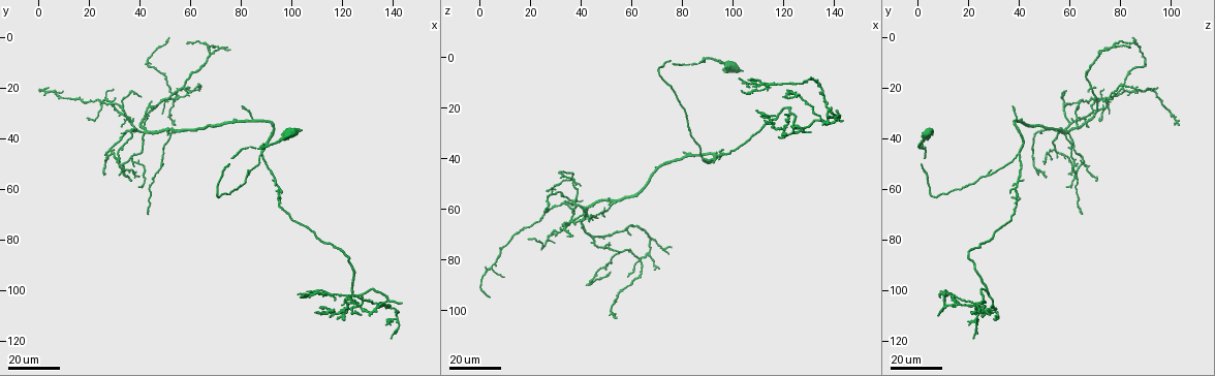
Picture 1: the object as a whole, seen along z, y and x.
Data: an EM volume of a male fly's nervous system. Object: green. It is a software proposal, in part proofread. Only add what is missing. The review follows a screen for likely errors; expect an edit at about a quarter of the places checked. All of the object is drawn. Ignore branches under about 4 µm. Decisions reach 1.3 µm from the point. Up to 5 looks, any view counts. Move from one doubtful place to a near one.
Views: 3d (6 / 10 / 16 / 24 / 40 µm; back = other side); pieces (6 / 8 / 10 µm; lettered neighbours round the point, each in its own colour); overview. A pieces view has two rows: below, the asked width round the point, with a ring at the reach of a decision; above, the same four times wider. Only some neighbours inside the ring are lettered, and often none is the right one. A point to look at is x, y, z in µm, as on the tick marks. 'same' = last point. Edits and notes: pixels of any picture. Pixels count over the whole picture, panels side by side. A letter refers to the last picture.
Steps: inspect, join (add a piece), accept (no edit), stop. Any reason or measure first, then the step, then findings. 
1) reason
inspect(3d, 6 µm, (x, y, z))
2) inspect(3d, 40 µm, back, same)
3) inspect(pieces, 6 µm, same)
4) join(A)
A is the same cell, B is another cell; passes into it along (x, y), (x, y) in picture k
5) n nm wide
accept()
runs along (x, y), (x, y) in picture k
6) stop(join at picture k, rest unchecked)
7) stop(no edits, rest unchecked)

free end
inspect(3d, 24 µm, (108, 103, 8))

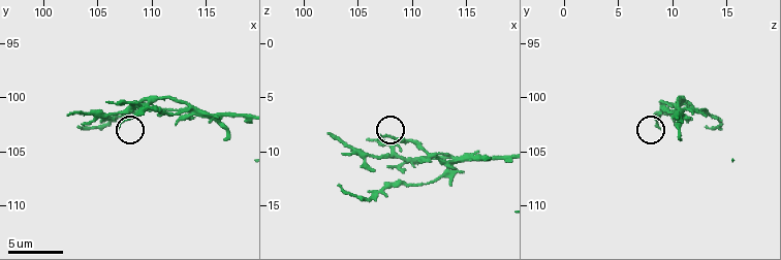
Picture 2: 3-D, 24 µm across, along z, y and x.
see the neighbours
inspect(pieces, 10 µm, (106.8, 102.6, 8.4))

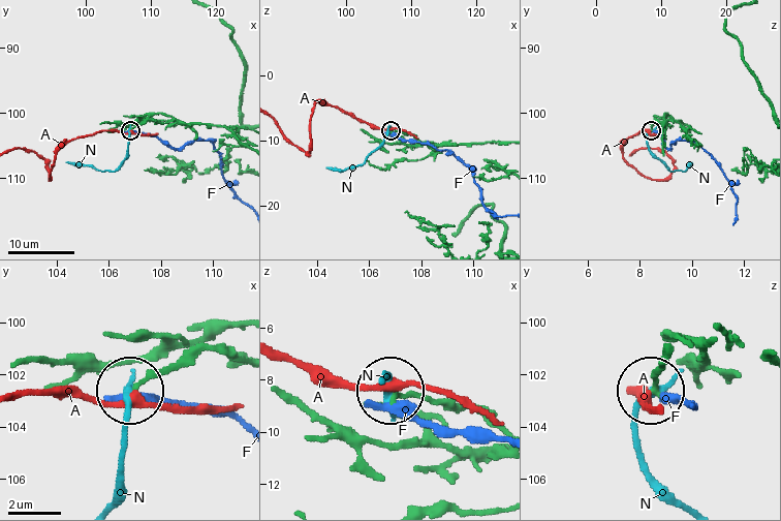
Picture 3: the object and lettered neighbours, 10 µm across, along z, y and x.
accept()
A, F and N are other cells; runs along (242, 361), (188, 351), (130, 390) in picture 3; no lettered piece goes on from it

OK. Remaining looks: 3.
branch stops here
inspect(3d, 16 µm, (143, 105, 25))

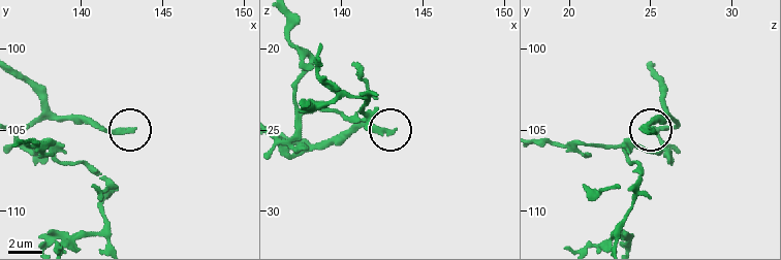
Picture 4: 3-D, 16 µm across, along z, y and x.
inspect(pieces, 10 µm, (143.3, 104.9, 25.2))

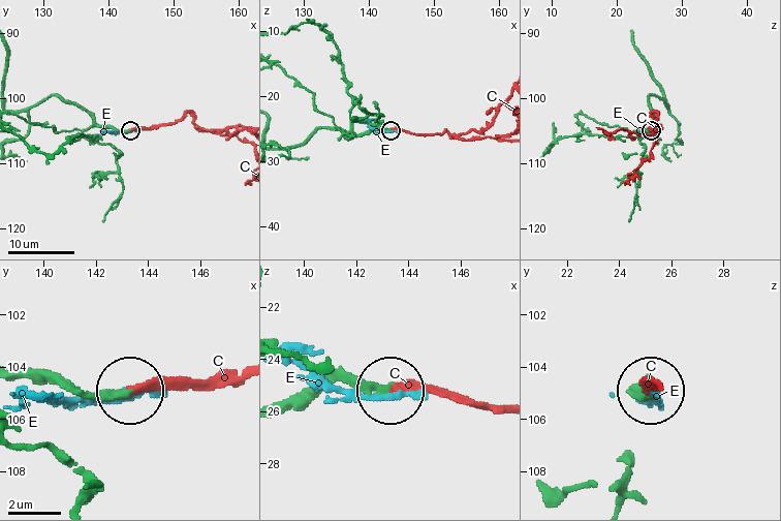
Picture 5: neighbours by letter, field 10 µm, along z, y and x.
join(C)
C is the same cell, E is another cell; the neuron continues

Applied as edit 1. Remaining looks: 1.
stop(join at picture 5, rest unchecked)

